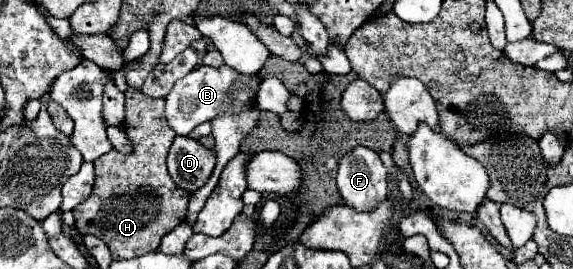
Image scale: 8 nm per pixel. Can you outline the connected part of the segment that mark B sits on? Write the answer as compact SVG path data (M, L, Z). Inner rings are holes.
M199 65L187 77L179 79L171 93L165 99L165 117L169 127L177 135L189 135L197 125L211 121L223 113L241 113L253 101L253 89L247 83L239 85L239 73L229 65L221 65L219 69L209 65Z

